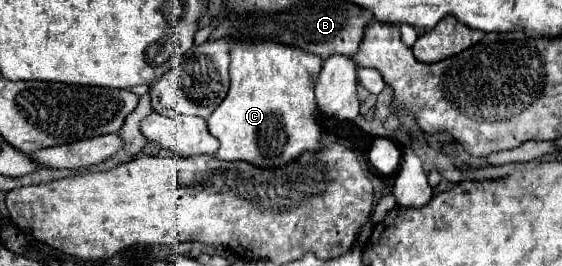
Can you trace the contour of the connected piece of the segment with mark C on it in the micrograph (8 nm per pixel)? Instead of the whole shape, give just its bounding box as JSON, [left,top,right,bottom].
[207,40,323,168]

